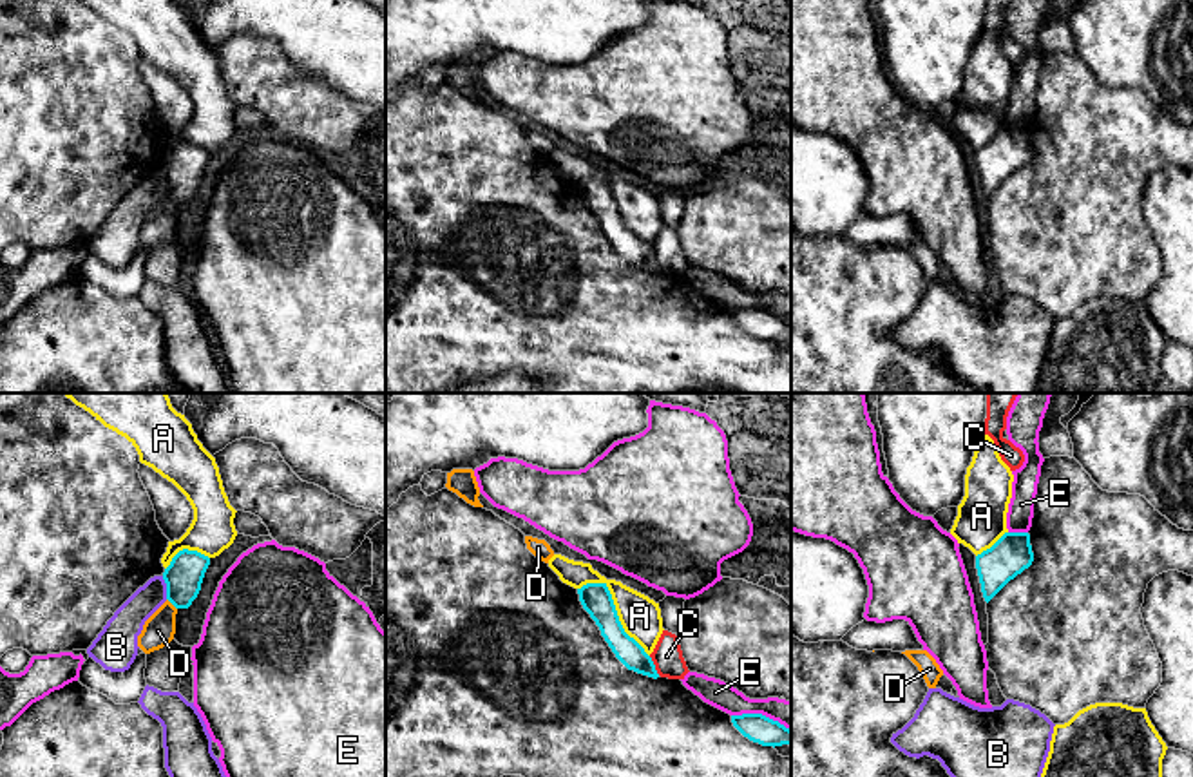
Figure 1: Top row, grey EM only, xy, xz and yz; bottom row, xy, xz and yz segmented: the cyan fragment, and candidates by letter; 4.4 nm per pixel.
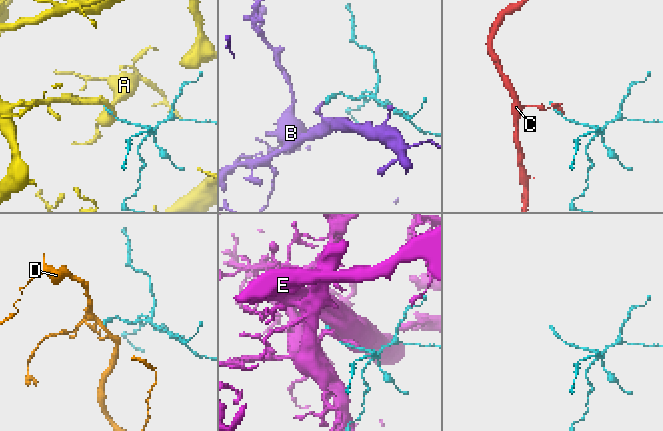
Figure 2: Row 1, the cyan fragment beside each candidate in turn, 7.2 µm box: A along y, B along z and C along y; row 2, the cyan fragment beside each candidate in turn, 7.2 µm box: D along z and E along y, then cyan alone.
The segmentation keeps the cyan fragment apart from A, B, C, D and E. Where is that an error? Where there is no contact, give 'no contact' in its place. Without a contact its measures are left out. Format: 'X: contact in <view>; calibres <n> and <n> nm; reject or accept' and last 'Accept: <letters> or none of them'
A: contact in xz; calibres 140 and 180 nm; reject
B: contact in xy; calibres 170 and 150 nm; reject
C: contact in xz; calibres 110 and 140 nm; reject
D: contact in xy; calibres 170 and 140 nm; reject
E: contact in xz; calibres 130 and 120 nm; reject
Accept: none of them

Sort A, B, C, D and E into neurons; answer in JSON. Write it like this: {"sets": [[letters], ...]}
{"sets": [["A"], ["B"], ["C"], ["D"], ["E"]]}

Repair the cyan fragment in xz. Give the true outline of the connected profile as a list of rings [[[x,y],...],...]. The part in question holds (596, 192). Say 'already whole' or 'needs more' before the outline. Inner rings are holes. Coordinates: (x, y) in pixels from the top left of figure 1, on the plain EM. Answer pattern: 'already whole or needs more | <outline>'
already whole | [[[587,177],[577,183],[577,188],[583,203],[596,216],[616,252],[628,264],[657,273],[659,268],[652,252],[625,226],[606,177]]]

